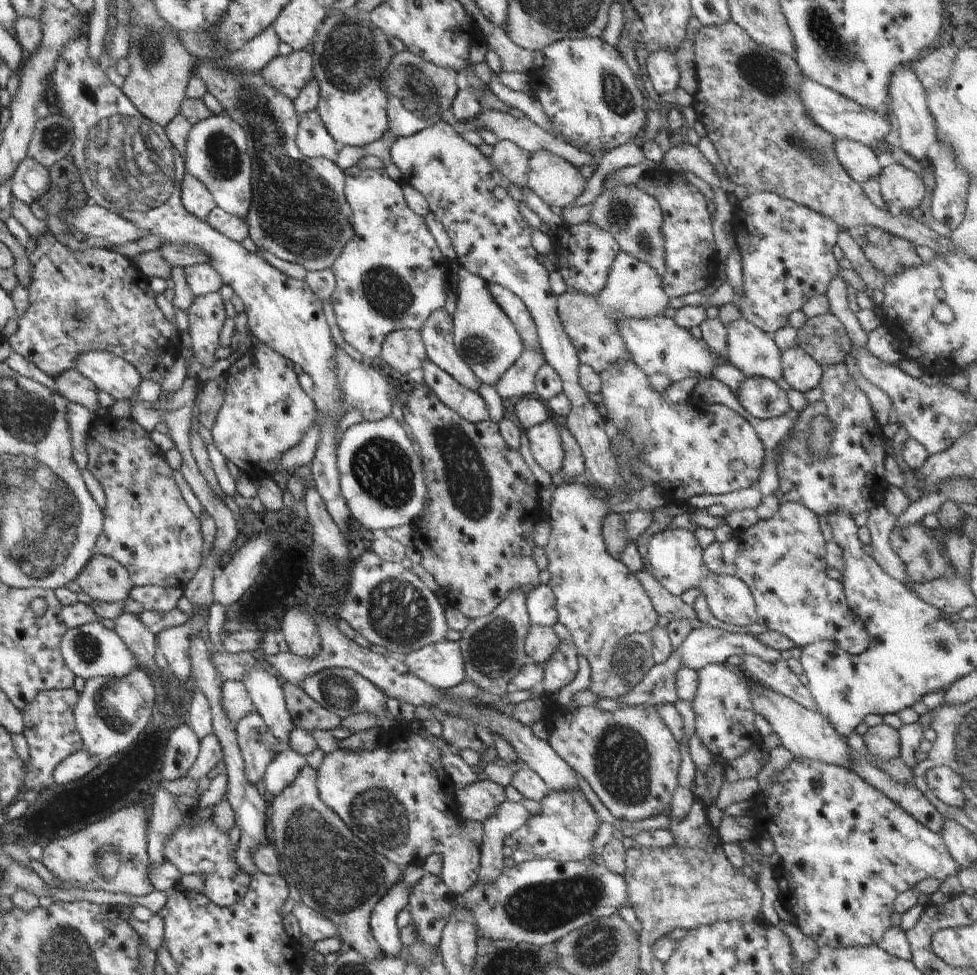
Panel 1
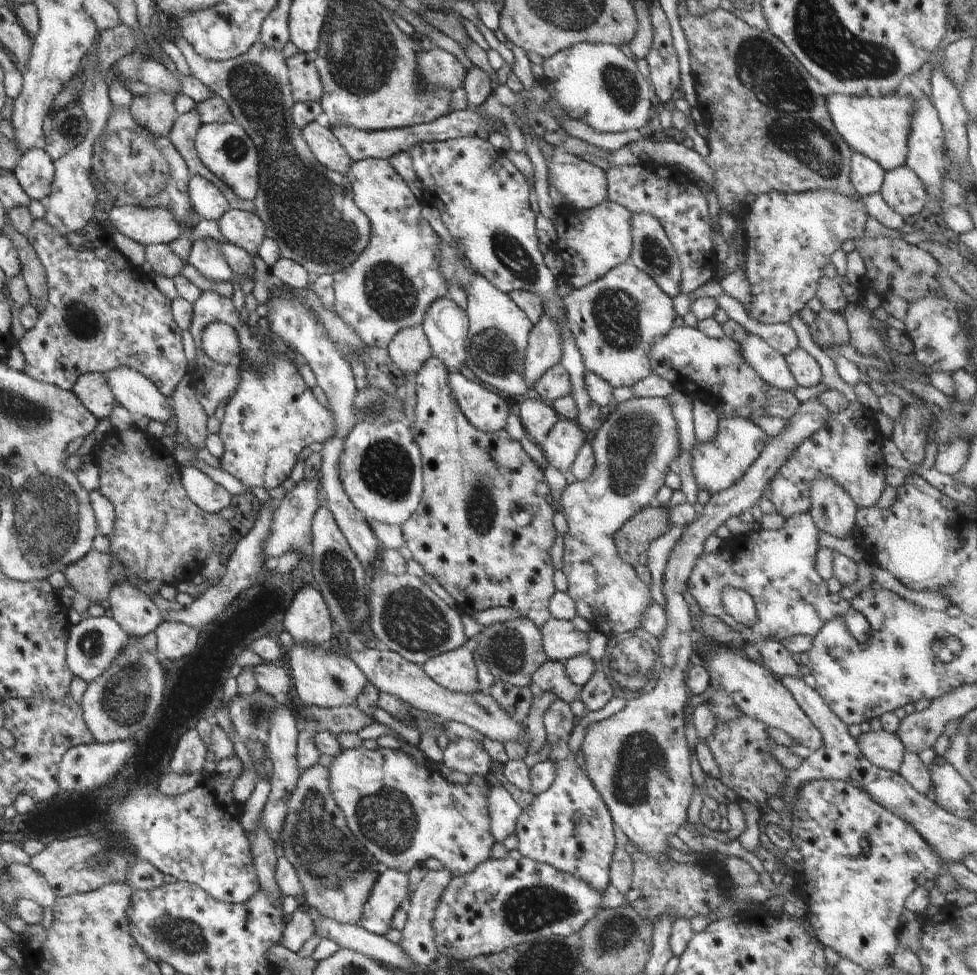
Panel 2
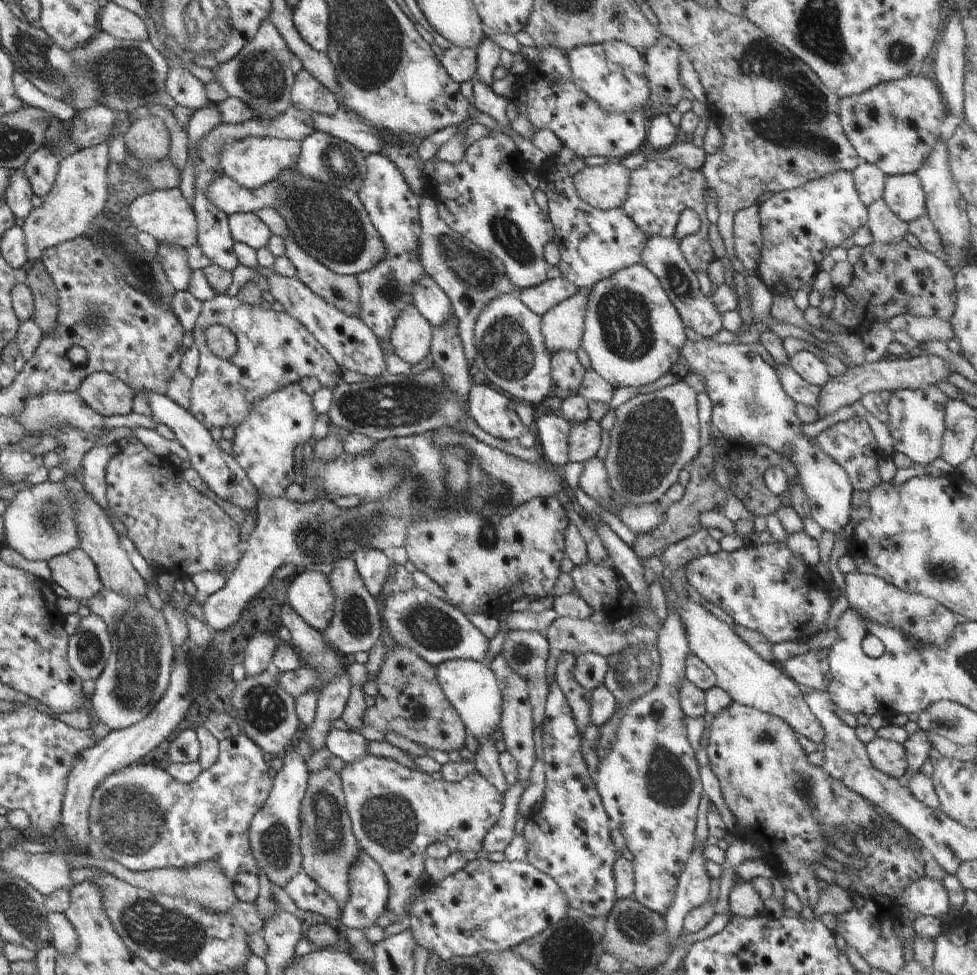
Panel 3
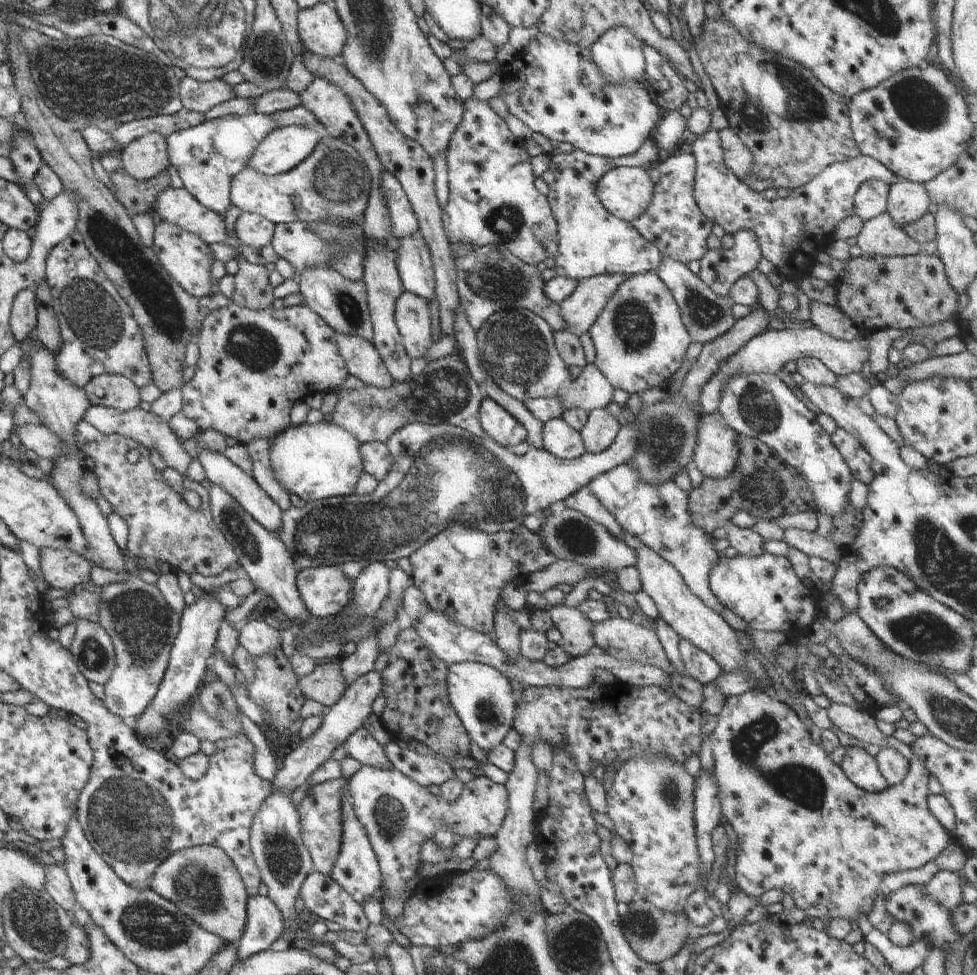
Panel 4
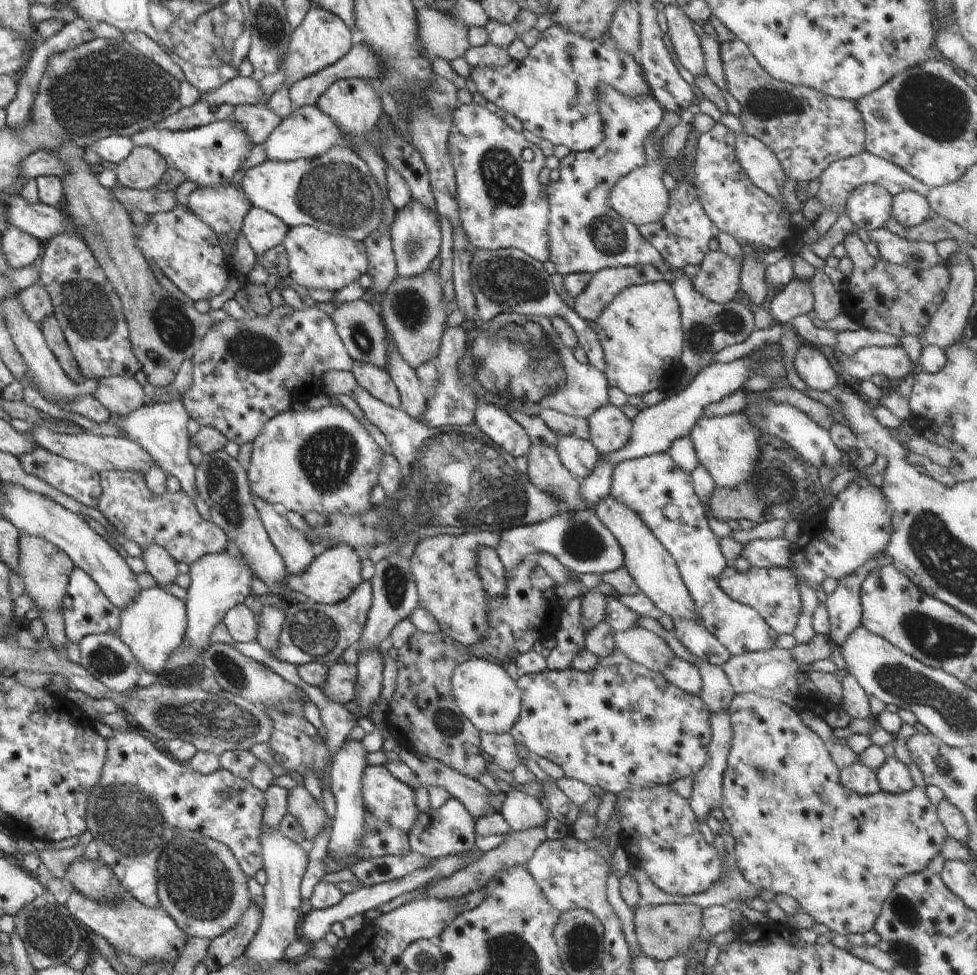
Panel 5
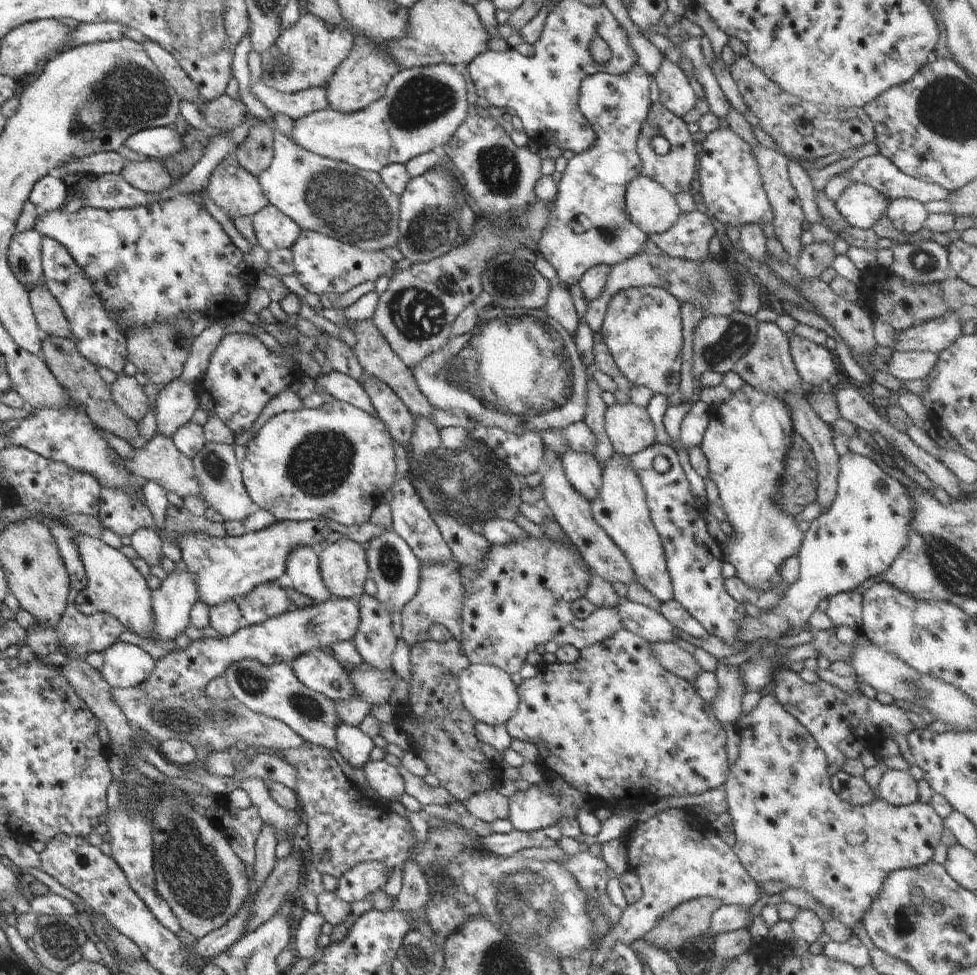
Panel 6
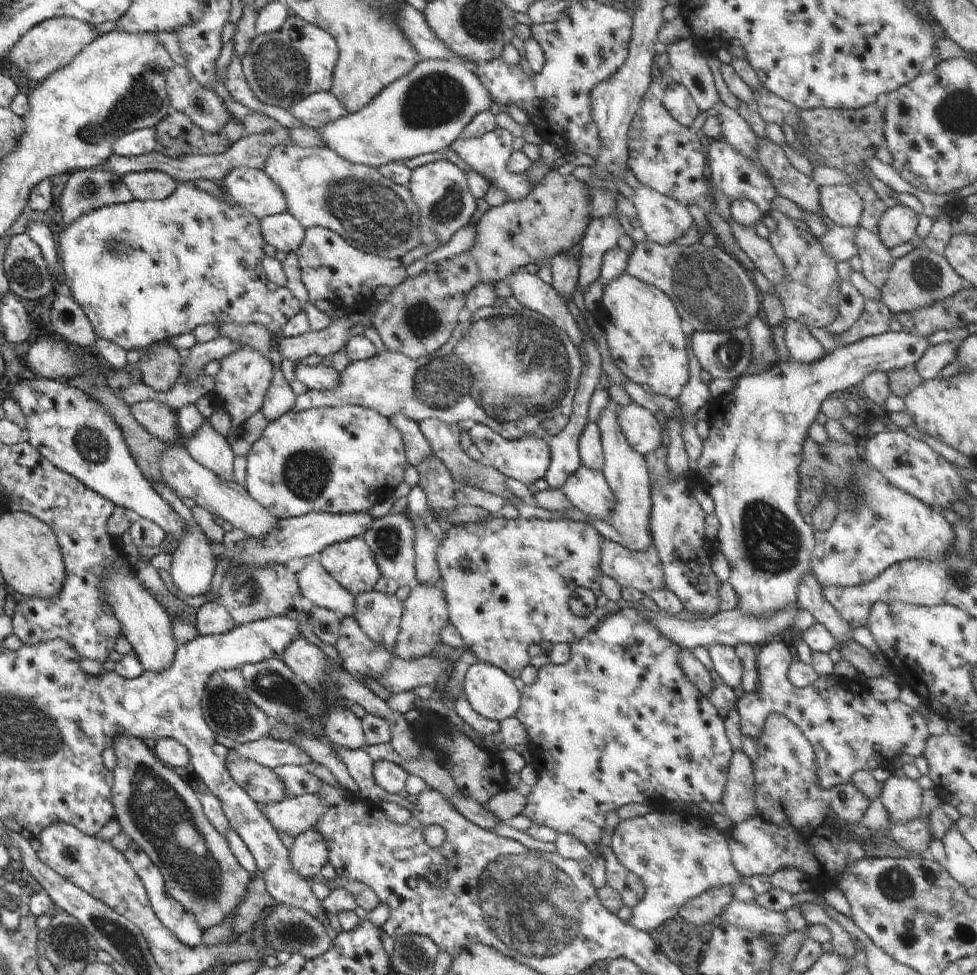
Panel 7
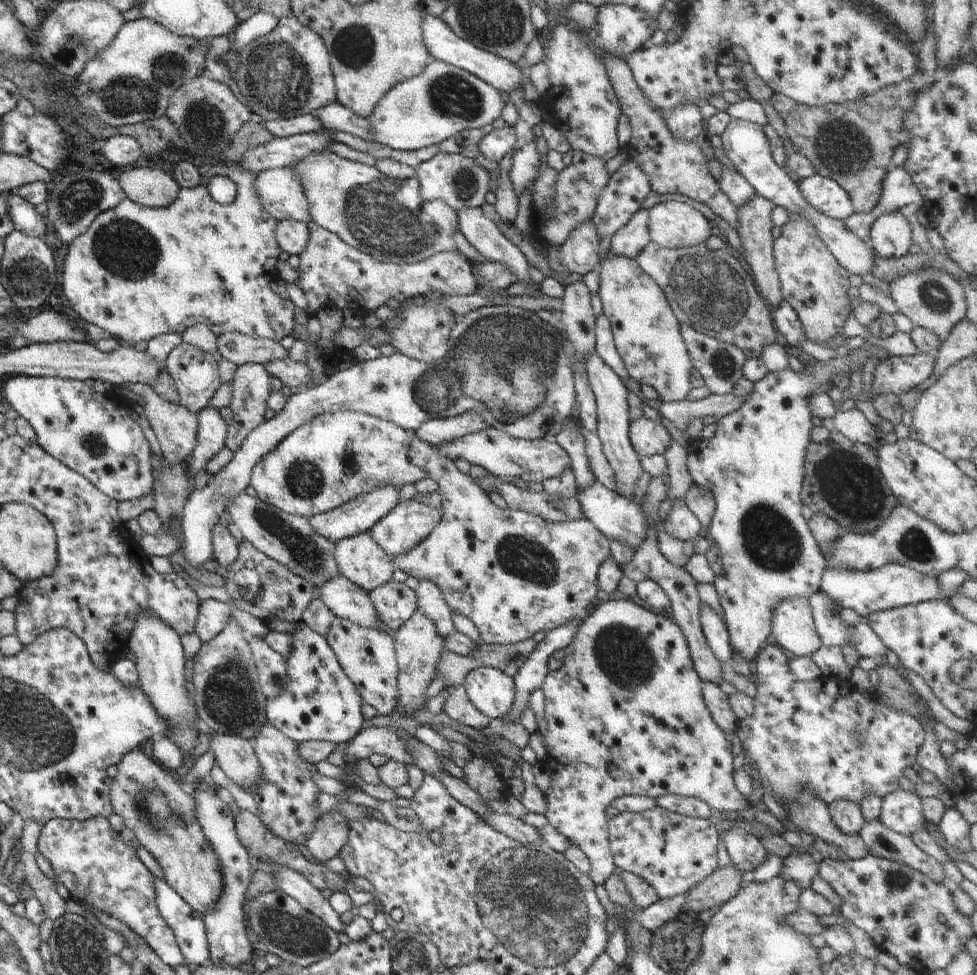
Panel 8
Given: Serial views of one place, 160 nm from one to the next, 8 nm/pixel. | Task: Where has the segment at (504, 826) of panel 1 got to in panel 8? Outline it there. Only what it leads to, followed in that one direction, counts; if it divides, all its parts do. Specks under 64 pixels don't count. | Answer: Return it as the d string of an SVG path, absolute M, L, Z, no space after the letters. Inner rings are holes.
M493 667L472 670L462 686L474 707L490 719L508 716L514 706L514 677L507 676L502 670Z

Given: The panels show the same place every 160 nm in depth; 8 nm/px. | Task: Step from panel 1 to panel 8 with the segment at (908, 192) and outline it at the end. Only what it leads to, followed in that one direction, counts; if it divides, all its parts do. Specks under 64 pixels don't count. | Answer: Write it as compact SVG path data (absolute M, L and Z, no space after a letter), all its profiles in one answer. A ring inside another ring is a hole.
M899 211L880 214L869 231L870 245L878 256L899 258L909 255L913 245L910 220Z

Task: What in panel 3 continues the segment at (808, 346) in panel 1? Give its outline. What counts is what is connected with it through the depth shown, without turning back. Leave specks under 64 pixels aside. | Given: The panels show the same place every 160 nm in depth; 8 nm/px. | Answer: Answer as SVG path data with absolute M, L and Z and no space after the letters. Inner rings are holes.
M902 241L896 244L887 244L873 242L871 245L863 247L862 254L857 258L856 262L853 262L853 281L843 289L836 290L835 307L830 313L832 320L836 323L845 327L846 330L854 333L855 335L863 335L865 332L871 329L874 323L888 323L891 318L897 317L898 315L907 314L912 317L938 317L939 319L949 320L954 314L956 301L957 301L957 290L955 285L955 273L943 260L938 258L935 254L929 253L922 248L912 247L908 241Z

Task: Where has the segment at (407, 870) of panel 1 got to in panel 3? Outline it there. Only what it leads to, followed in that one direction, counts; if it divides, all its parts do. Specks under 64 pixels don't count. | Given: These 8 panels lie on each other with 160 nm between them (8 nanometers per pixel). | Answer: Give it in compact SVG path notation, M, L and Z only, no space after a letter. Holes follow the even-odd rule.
M366 851L357 854L349 868L349 897L341 921L348 928L374 926L386 910L389 886L377 862Z

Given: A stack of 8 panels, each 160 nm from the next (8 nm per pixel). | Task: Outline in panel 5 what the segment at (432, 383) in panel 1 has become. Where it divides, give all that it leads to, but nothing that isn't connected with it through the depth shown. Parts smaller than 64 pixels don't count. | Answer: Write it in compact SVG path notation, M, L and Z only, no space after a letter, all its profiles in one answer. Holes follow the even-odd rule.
M480 404L475 412L474 425L514 459L530 453L530 438L526 430L499 404Z

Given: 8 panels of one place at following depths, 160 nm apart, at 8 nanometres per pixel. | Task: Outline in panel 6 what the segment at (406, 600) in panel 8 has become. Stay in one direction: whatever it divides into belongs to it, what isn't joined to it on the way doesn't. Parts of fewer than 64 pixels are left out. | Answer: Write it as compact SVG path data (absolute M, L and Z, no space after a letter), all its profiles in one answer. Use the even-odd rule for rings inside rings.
M363 595L360 602L360 626L353 638L356 650L364 660L364 664L374 670L390 670L392 656L398 638L392 630L391 614L382 608L375 597Z

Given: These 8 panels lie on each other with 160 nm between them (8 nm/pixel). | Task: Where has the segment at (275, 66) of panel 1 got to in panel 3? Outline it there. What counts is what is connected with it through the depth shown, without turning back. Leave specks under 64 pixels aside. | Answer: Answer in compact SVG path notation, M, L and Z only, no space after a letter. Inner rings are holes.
M302 69L295 75L291 90L292 106L306 112L317 112L334 116L340 111L337 96L320 84L310 71Z

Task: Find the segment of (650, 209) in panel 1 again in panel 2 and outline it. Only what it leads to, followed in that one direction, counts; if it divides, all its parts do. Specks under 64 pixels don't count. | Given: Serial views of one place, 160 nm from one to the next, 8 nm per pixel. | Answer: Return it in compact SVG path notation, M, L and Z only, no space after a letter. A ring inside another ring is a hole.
M634 213L633 220L633 249L631 250L630 262L643 270L671 299L681 292L681 264L662 225L651 214Z

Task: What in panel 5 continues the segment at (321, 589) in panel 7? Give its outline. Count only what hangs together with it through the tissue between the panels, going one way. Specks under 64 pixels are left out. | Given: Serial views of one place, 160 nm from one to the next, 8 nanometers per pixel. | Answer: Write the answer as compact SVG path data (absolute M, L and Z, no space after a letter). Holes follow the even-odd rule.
M254 494L251 495L260 522L274 548L282 554L288 574L291 576L302 574L315 558L311 543L300 533L300 530L296 530L288 523L282 510Z

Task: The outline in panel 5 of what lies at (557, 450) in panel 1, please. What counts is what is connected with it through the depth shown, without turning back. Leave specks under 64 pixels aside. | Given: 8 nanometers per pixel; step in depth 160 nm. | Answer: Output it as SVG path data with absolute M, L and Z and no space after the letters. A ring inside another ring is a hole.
M611 404L588 416L590 442L599 454L621 450L630 440L630 420L621 408Z

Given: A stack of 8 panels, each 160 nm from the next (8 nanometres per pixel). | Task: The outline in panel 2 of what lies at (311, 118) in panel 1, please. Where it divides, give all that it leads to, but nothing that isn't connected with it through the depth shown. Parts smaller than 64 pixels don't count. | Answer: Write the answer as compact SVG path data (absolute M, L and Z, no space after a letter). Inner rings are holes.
M314 121L302 129L301 133L310 152L322 166L344 176L348 174L354 160L328 127Z

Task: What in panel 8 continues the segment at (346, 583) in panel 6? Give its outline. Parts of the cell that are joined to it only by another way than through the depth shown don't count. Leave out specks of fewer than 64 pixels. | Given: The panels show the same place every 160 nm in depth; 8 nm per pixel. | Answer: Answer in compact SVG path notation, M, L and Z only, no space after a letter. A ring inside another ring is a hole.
M361 533L334 544L334 562L342 577L364 592L391 582L394 562L372 538Z

